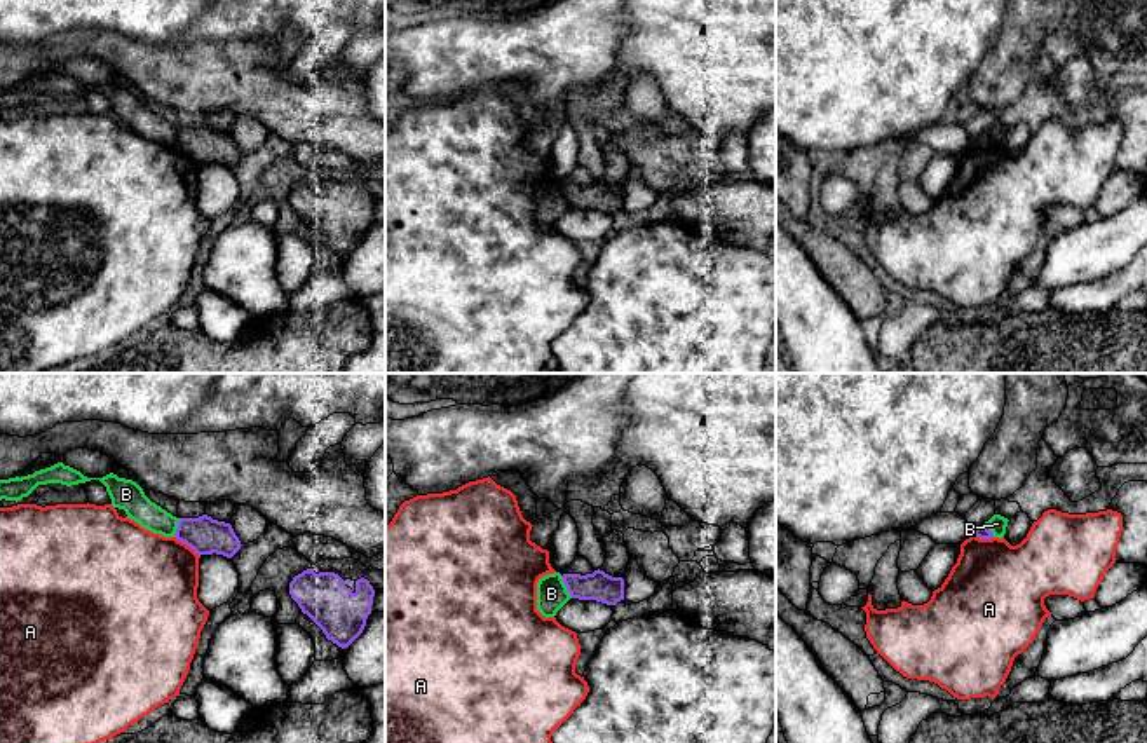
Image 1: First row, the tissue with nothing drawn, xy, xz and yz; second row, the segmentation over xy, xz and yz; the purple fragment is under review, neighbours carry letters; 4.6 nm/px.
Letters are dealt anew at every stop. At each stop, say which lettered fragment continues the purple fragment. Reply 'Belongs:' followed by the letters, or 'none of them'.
Belongs: none of them

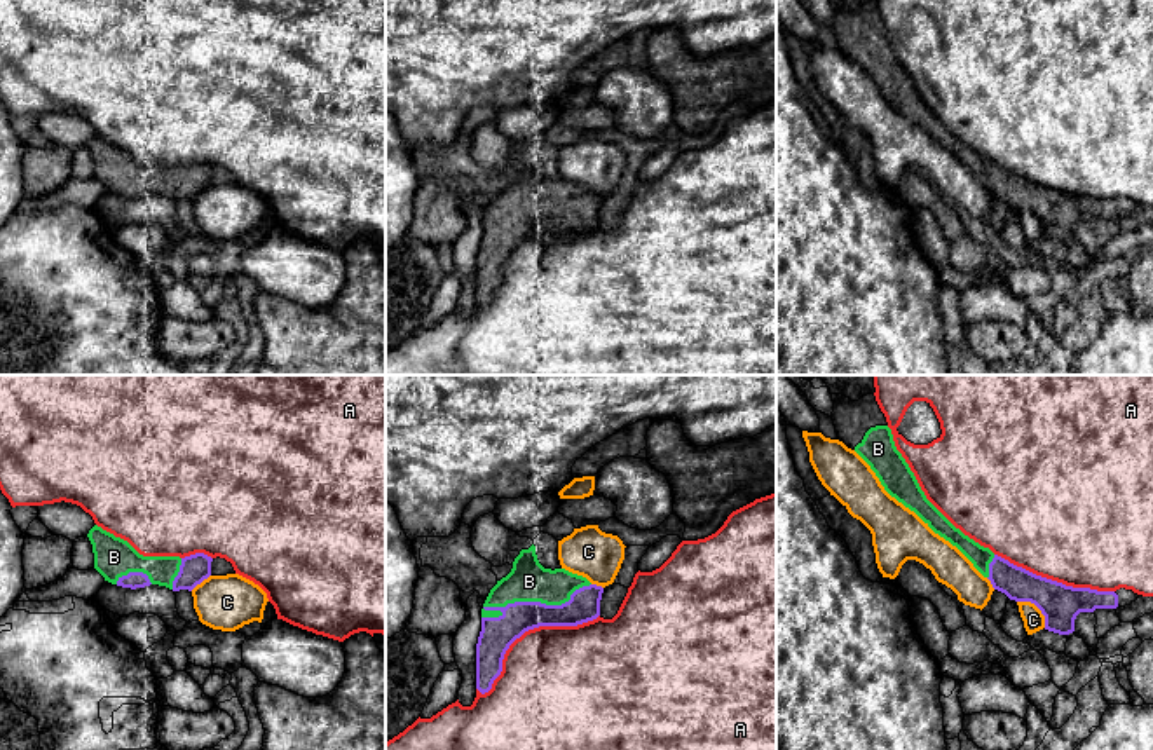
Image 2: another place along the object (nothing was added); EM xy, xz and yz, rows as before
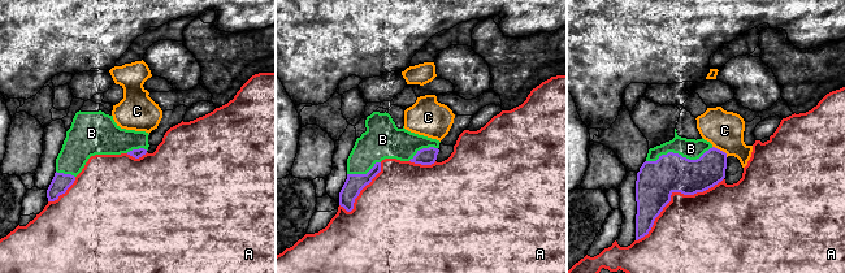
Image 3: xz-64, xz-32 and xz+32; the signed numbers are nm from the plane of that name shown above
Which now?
Belongs: B

